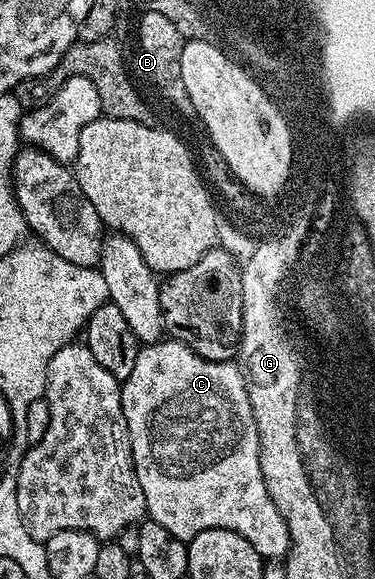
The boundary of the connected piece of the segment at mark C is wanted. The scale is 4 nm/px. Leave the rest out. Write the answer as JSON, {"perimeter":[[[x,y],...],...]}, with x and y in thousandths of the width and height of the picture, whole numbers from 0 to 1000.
{"perimeter":[[[453,582],[437,584],[421,592],[373,598],[365,610],[365,630],[355,630],[355,644],[344,644],[344,651],[325,656],[323,661],[323,699],[344,741],[349,794],[360,805],[365,831],[376,831],[376,851],[387,851],[387,872],[400,902],[440,907],[440,914],[451,914],[451,921],[461,921],[461,927],[491,934],[507,934],[515,927],[525,927],[525,921],[536,921],[547,914],[611,914],[621,921],[653,927],[653,934],[664,934],[664,941],[675,941],[675,948],[685,948],[685,955],[707,969],[744,969],[763,960],[765,952],[776,946],[771,914],[749,893],[739,872],[728,872],[728,865],[707,845],[707,831],[696,824],[685,727],[675,720],[675,699],[664,699],[664,679],[659,677],[659,661],[648,656],[648,642],[624,625],[557,623],[547,617],[515,610],[515,603],[504,603],[491,592],[477,592]]]}

